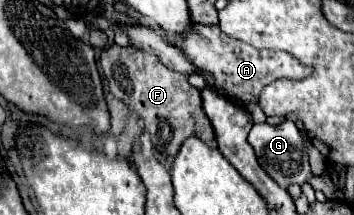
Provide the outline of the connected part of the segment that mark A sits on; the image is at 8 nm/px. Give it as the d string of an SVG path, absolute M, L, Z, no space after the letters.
M196 25L190 33L186 35L178 35L178 39L174 35L168 35L172 43L180 45L180 49L194 61L194 65L198 69L210 71L216 79L216 85L220 89L226 89L228 93L236 95L240 101L244 103L256 103L260 91L280 79L280 77L288 77L288 79L300 79L300 77L308 77L310 69L300 65L300 61L296 61L296 57L292 57L290 53L284 51L268 51L268 49L252 49L250 45L244 45L242 41L236 41L228 35L224 35L218 27L208 27L208 25Z

